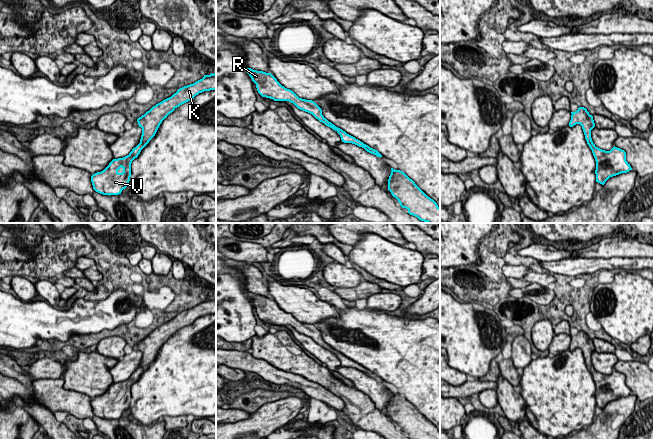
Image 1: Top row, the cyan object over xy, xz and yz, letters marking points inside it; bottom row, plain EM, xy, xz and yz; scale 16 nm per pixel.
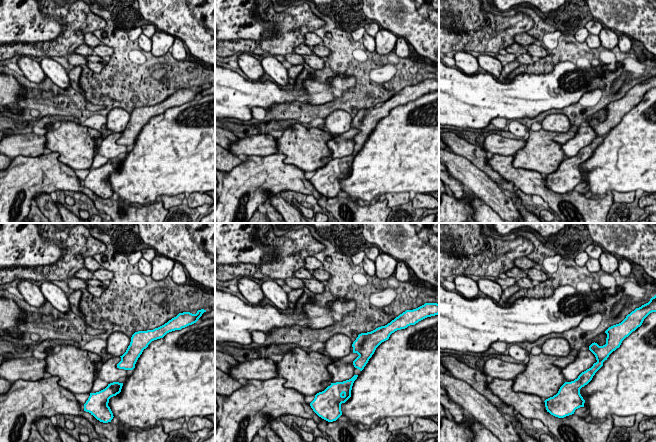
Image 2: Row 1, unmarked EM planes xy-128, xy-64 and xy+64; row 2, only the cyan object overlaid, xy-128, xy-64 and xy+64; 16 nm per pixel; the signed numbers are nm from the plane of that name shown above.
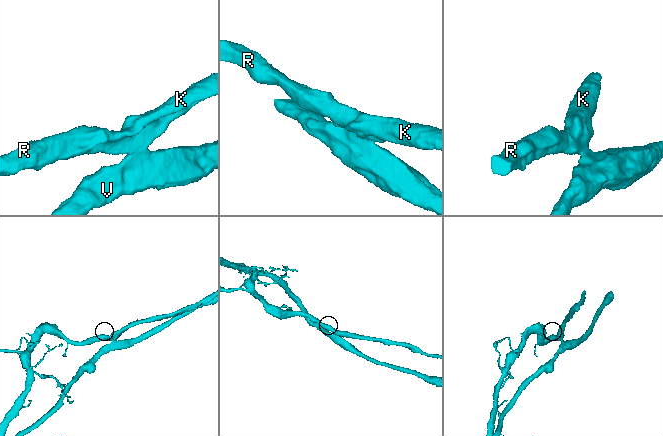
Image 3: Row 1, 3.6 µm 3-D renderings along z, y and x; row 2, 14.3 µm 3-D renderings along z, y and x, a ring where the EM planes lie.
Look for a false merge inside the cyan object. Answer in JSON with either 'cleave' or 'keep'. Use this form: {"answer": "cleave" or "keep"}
{"answer": "cleave"}

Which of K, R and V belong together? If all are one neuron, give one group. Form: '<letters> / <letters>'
K R / V

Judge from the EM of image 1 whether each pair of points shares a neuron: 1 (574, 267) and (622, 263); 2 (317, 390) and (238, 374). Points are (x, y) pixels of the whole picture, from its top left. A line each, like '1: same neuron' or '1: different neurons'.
1: same neuron
2: different neurons

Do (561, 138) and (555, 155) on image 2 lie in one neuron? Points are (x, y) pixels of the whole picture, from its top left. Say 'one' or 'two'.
one

